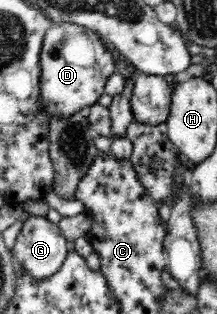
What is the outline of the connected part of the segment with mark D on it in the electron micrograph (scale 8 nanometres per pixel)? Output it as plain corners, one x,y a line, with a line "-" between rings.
55,23
43,38
41,97
51,116
89,108
104,93
106,78
115,70
114,58
100,36
75,24

